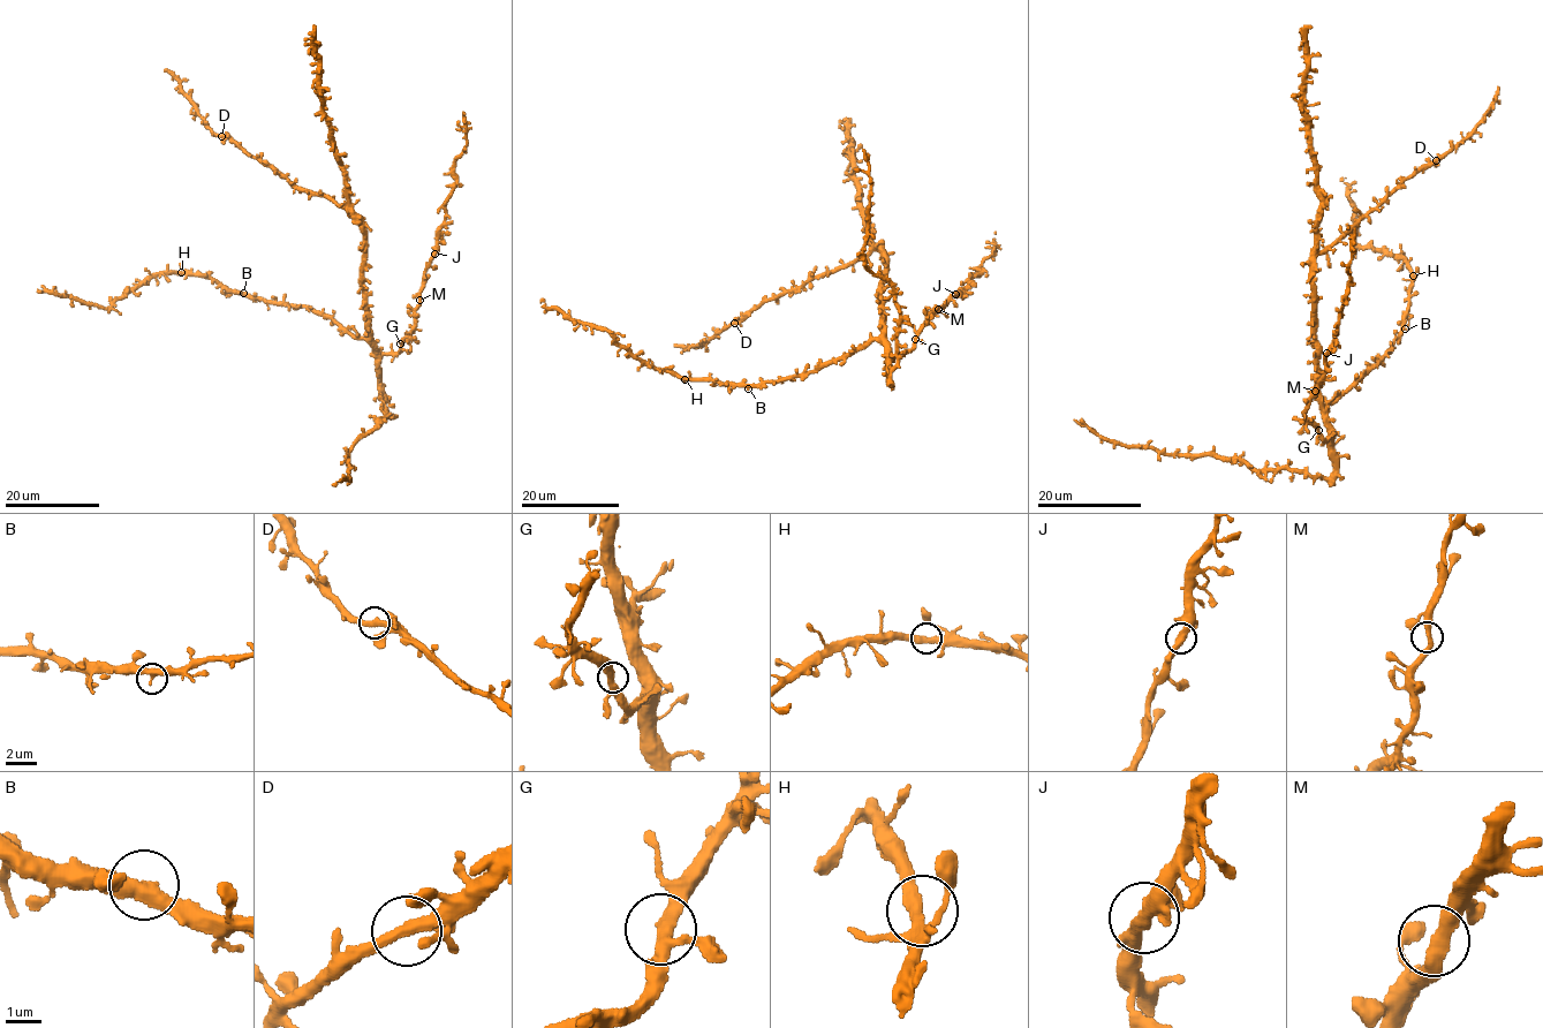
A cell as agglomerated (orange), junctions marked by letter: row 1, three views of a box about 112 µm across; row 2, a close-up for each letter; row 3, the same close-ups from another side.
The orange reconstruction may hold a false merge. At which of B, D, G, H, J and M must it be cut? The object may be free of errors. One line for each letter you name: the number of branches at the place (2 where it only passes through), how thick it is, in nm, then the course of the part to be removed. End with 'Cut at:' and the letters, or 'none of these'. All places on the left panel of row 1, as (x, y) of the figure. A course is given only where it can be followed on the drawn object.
Cut at: none of these

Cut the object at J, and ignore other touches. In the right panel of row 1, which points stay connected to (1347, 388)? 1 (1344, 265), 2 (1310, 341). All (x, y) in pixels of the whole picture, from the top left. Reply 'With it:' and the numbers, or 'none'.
With it: 2

